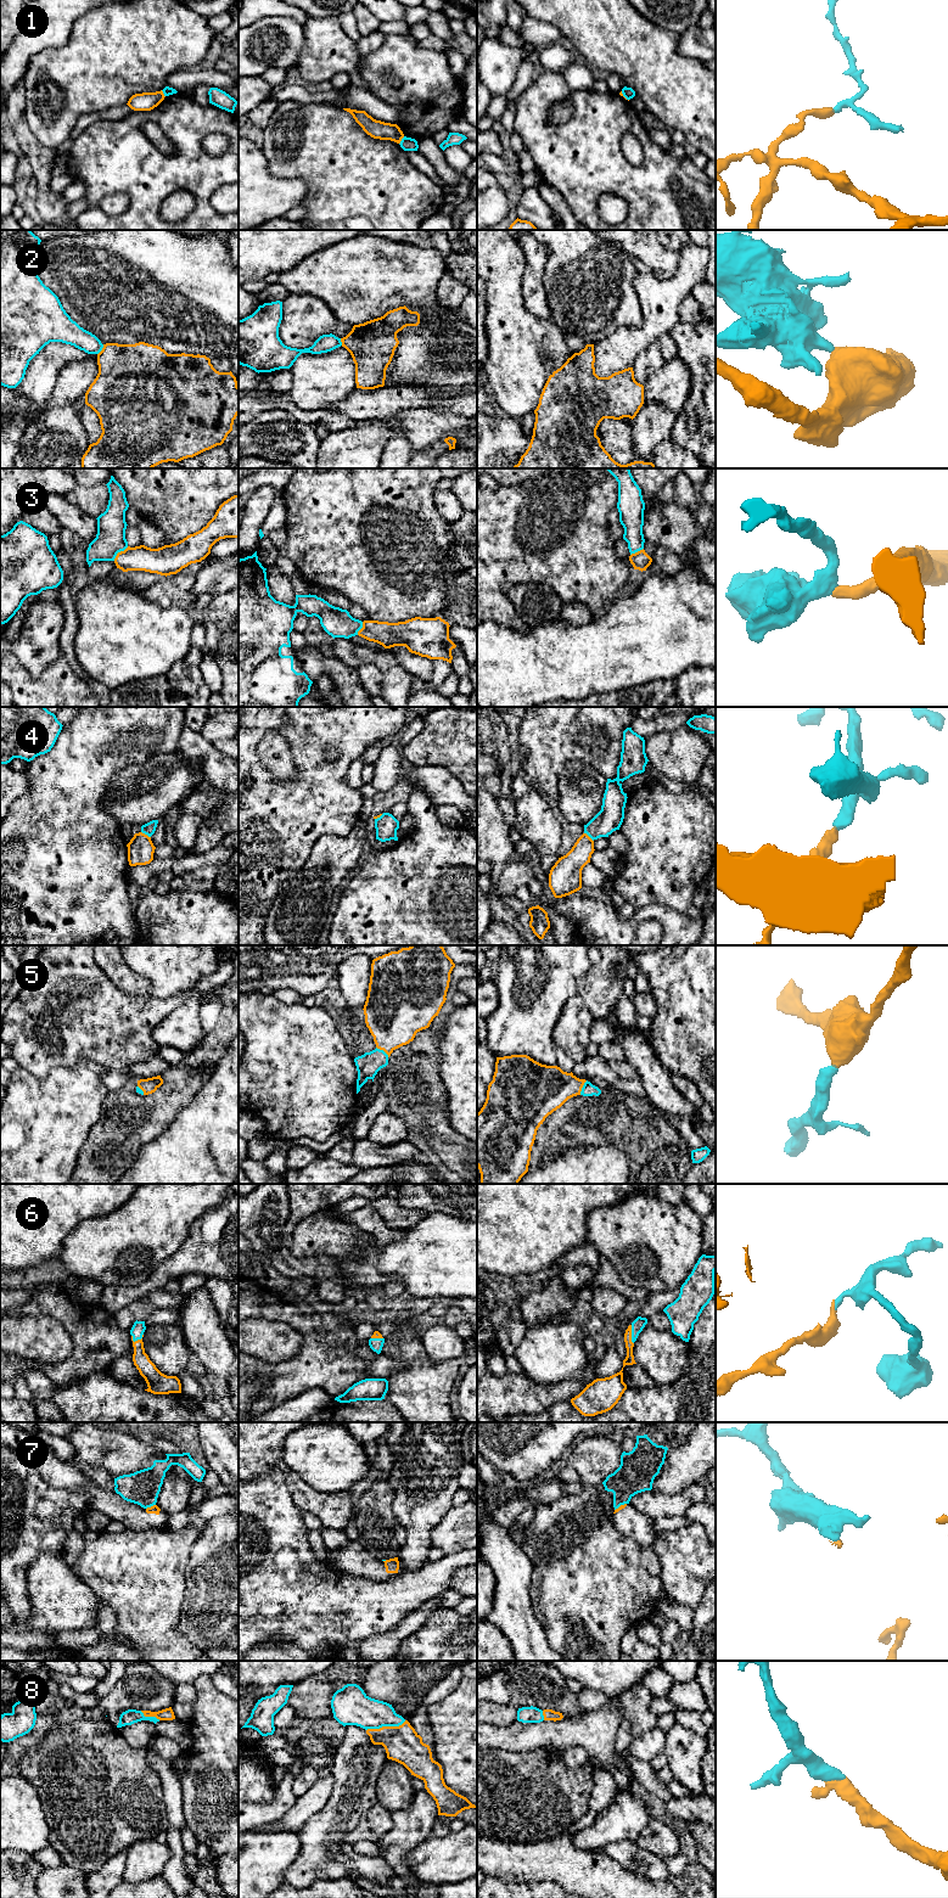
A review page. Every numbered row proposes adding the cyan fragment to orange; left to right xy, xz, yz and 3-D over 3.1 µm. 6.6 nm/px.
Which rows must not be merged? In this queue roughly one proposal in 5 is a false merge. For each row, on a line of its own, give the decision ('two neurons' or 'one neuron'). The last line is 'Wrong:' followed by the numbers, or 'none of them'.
1: two neurons
2: two neurons
3: one neuron
4: one neuron
5: one neuron
6: one neuron
7: two neurons
8: one neuron
Wrong: 1, 2, 7

